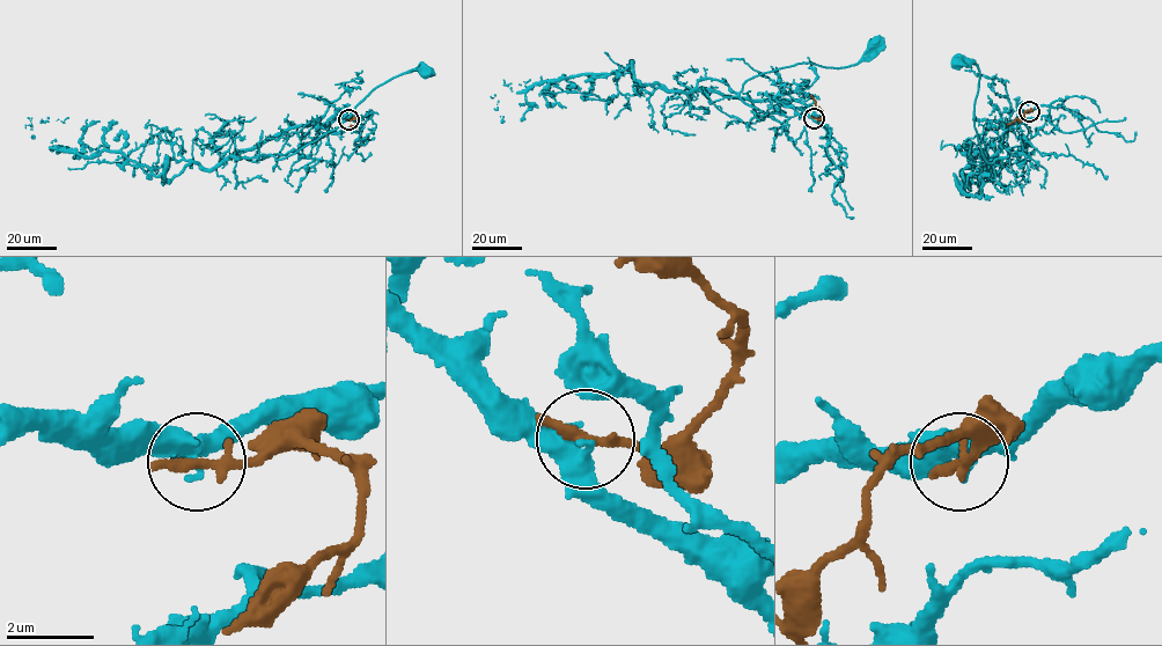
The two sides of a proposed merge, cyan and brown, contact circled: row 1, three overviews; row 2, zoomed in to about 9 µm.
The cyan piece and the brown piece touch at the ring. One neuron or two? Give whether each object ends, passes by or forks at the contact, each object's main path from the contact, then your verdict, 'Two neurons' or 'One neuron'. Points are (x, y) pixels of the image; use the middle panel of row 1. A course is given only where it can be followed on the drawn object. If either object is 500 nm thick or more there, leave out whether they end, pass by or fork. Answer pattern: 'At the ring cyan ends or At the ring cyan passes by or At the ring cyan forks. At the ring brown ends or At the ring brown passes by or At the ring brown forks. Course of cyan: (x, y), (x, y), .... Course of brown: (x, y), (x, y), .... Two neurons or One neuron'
At the ring cyan passes by. At the ring brown ends. Course of cyan: (814, 118), (771, 100), (701, 90), (714, 102), (737, 96), (747, 81), (798, 64), (855, 64), (876, 42). Course of brown: (814, 118), (823, 111), (810, 95). Two neurons

